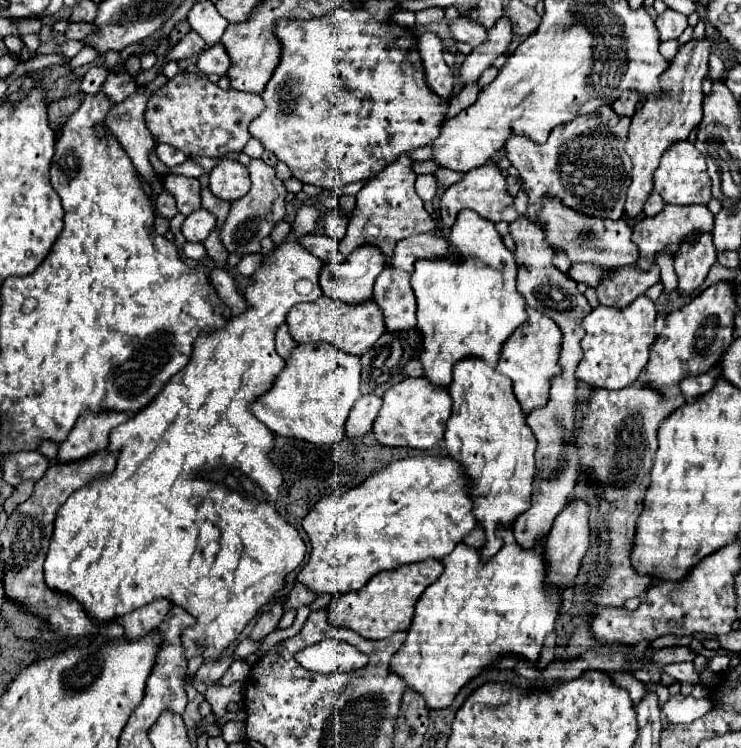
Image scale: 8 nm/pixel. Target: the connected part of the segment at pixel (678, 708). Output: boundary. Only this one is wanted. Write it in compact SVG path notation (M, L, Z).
M671 695L669 701L661 707L669 723L693 723L701 715L705 715L711 707L711 699L695 699L693 695Z

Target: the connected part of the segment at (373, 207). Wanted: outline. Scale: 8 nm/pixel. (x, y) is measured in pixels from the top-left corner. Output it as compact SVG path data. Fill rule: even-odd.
M403 153L393 165L387 165L375 179L365 181L365 185L357 193L357 203L353 209L353 217L349 217L347 235L339 241L339 251L343 255L349 255L359 245L371 243L381 247L389 263L393 247L399 239L435 229L435 221L425 211L423 201L415 193L415 177L417 175L413 171L413 159L409 153Z

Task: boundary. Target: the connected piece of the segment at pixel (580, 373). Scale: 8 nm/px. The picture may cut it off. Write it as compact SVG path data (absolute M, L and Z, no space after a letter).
M645 295L637 297L637 301L625 309L599 305L589 315L585 315L581 321L581 327L585 329L581 339L583 359L579 361L575 373L577 379L589 383L591 387L605 389L623 389L635 383L649 361L649 347L655 341L655 315L655 303Z

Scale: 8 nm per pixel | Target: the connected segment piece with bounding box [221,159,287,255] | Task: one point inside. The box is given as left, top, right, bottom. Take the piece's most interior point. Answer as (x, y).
(251, 219)

